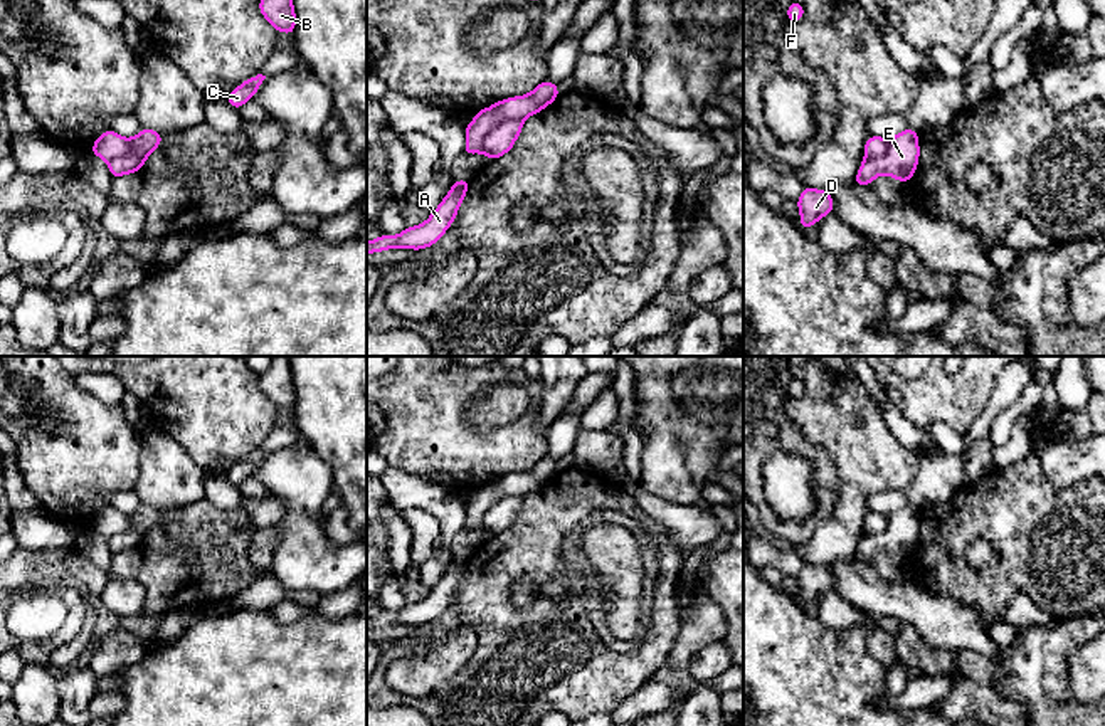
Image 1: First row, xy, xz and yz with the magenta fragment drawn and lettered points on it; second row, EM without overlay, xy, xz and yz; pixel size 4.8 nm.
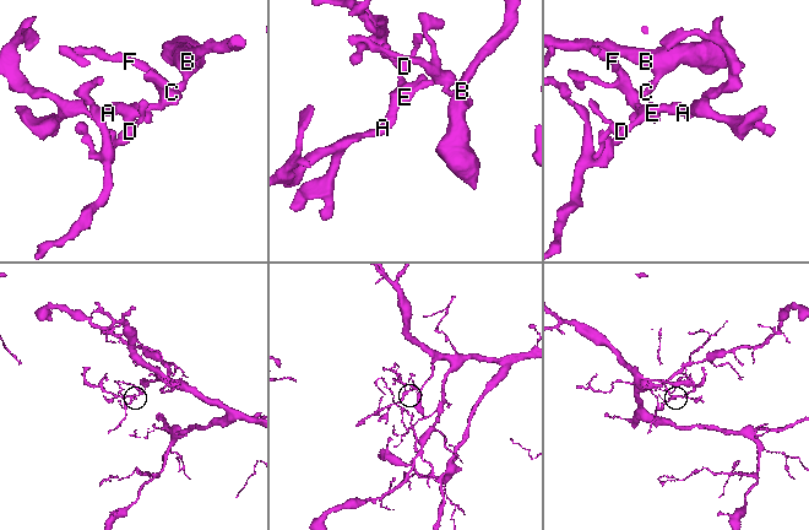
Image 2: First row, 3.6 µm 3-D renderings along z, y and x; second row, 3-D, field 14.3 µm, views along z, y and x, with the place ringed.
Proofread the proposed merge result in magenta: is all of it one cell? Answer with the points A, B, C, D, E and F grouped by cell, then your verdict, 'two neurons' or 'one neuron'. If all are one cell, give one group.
A / B C D E F; two neurons

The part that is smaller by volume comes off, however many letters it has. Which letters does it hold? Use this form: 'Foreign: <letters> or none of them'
Foreign: A

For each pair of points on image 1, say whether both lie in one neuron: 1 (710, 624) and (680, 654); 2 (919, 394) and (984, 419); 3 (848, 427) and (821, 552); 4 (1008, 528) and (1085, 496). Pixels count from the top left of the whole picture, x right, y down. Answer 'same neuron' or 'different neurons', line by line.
1: same neuron
2: different neurons
3: same neuron
4: same neuron

